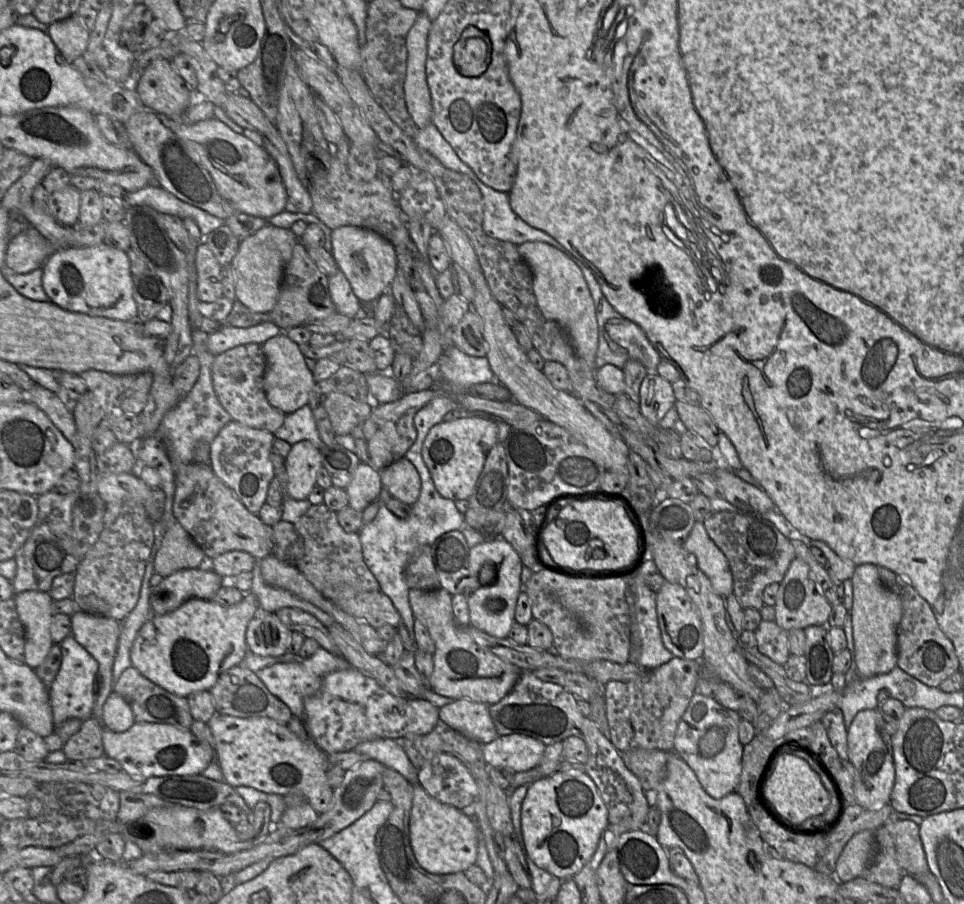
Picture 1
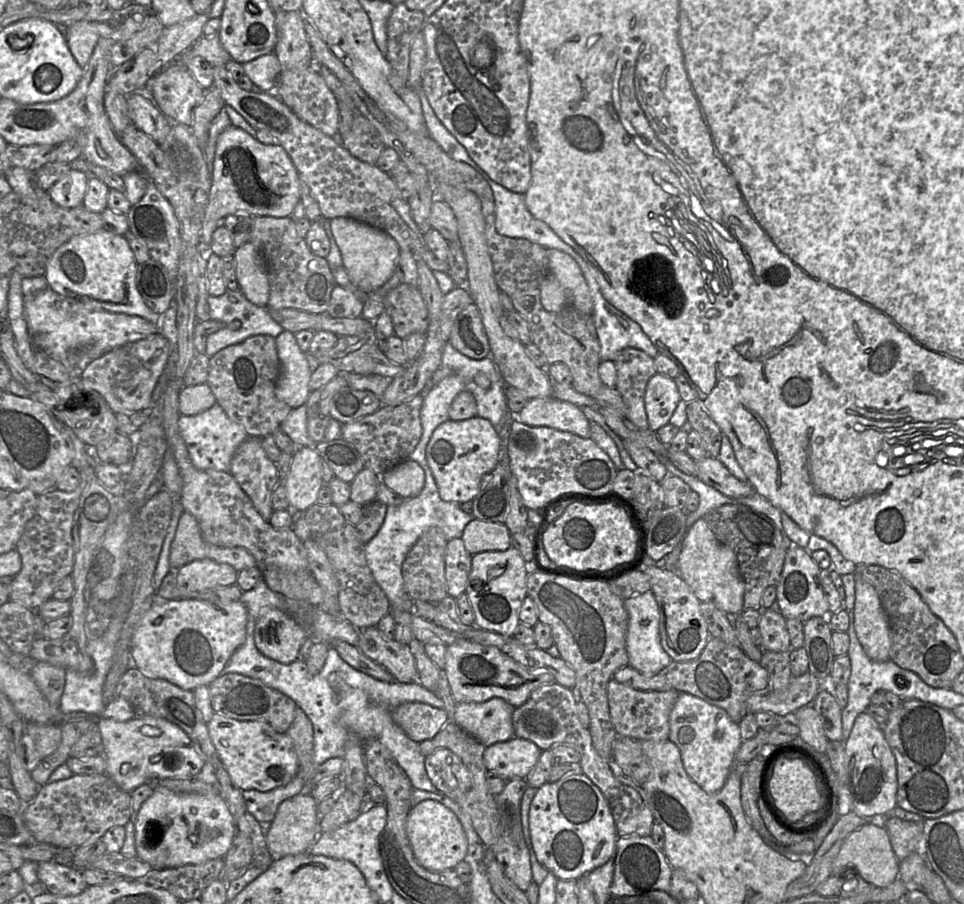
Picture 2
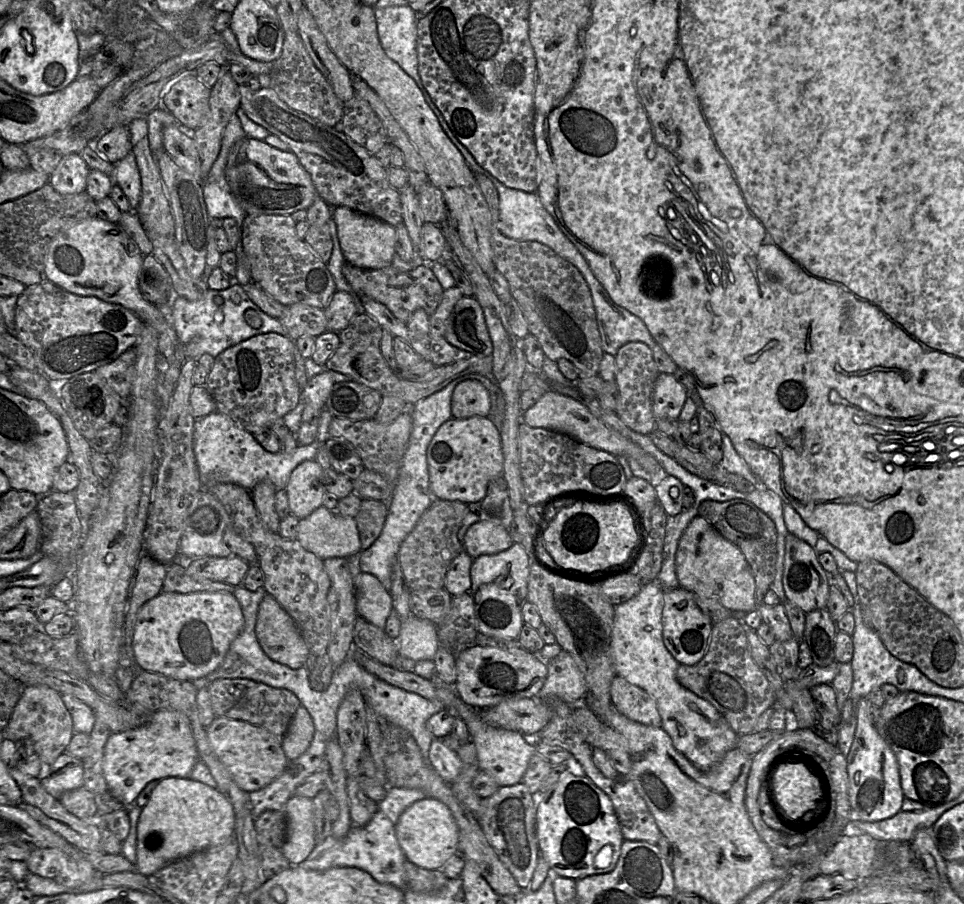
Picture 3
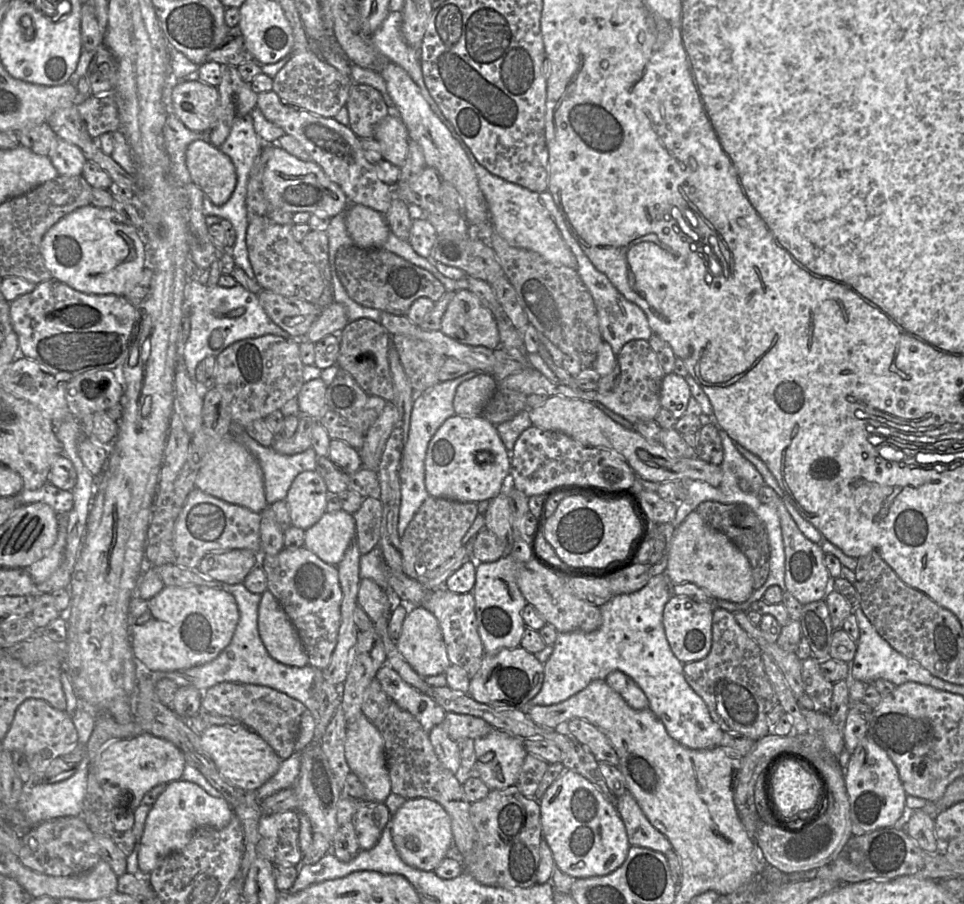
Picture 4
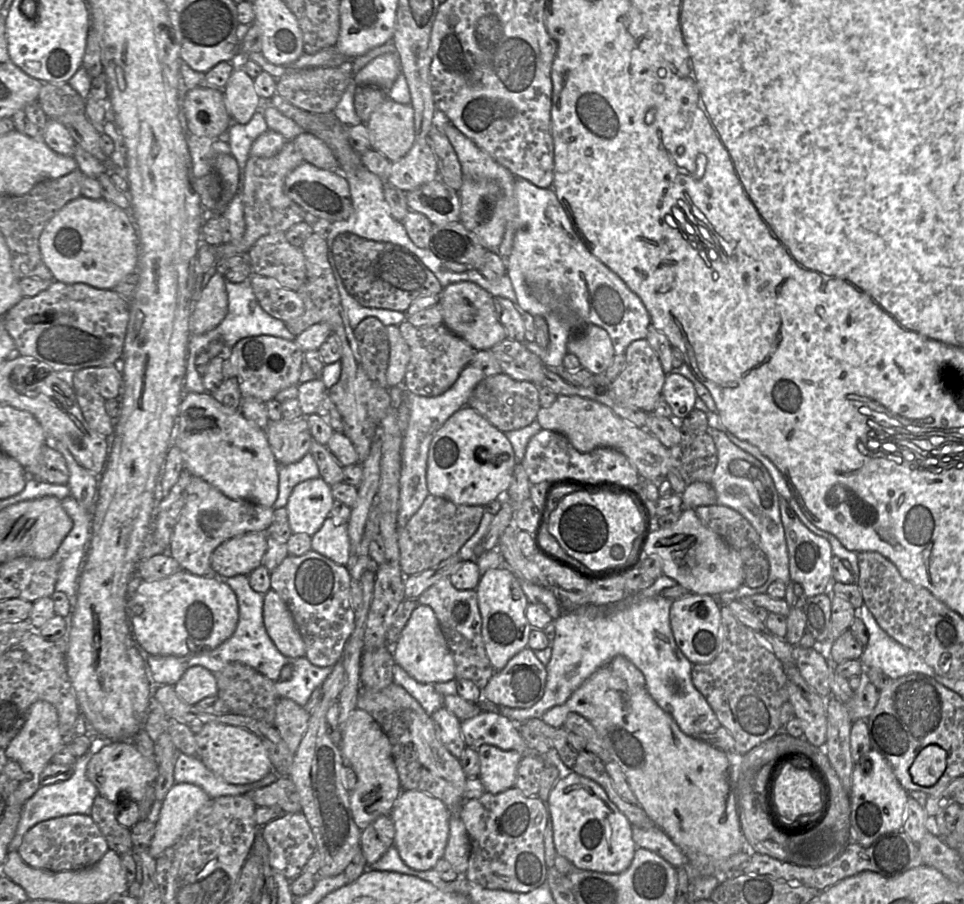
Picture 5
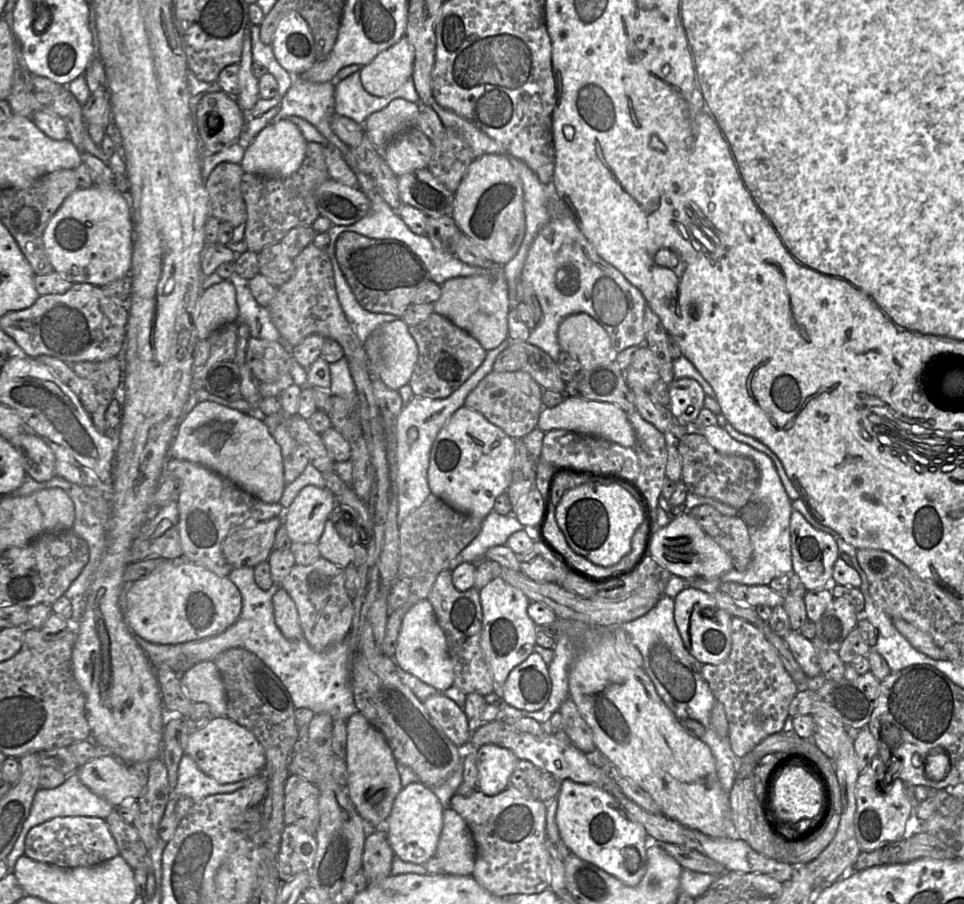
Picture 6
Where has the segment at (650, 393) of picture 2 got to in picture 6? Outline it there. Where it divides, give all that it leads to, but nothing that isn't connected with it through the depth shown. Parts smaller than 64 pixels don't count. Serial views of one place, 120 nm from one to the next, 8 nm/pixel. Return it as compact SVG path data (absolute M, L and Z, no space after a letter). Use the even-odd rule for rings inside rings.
M675 378L668 391L672 415L680 423L693 427L701 409L704 408L706 394L701 385L692 378Z

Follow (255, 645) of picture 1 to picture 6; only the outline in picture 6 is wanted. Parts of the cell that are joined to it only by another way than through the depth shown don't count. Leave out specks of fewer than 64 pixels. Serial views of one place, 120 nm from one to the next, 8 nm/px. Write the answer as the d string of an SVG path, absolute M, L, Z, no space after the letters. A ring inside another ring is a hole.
M277 587L272 602L275 622L283 636L290 641L303 637L296 604L287 591Z

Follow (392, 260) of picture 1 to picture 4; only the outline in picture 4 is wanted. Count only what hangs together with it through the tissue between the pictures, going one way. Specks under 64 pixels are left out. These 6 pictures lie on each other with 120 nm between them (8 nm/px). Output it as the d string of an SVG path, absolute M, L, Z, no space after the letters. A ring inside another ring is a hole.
M360 204L346 208L345 223L353 244L365 249L383 247L391 232L385 215Z

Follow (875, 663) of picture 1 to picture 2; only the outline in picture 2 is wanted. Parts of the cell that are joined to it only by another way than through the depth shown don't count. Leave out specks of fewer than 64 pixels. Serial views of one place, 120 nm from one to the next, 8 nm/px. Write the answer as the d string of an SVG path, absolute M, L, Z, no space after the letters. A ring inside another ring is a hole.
M855 576L854 628L865 653L874 661L890 659L888 616L876 589Z

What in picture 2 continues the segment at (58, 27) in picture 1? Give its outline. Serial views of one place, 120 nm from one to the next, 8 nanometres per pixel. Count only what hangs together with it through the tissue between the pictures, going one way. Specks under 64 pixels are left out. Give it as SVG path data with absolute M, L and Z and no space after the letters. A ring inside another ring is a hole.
M76 21L65 28L65 38L76 62L84 69L89 62L99 35L90 30L87 22Z

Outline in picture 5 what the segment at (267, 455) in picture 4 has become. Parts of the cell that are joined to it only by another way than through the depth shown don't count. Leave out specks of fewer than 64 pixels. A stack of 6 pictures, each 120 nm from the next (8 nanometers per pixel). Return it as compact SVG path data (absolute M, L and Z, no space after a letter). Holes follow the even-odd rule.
M310 452L296 463L279 465L278 473L278 497L274 508L287 506L288 499L297 484L320 477L318 465Z

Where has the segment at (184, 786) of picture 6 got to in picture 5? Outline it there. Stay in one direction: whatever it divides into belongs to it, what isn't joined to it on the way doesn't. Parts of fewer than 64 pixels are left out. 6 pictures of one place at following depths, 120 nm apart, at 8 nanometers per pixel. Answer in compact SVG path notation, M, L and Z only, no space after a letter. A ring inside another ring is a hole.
M180 753L174 769L174 781L190 783L201 787L210 798L221 796L234 796L270 785L278 779L279 775L272 771L261 780L251 784L230 784L218 777L212 770L204 765L197 756L188 756Z

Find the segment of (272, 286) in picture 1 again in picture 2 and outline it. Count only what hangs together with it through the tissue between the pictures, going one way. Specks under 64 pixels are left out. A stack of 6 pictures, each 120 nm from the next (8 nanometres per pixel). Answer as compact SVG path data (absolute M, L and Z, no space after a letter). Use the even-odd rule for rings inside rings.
M251 241L236 249L234 257L239 289L253 304L267 307L270 287L265 261Z

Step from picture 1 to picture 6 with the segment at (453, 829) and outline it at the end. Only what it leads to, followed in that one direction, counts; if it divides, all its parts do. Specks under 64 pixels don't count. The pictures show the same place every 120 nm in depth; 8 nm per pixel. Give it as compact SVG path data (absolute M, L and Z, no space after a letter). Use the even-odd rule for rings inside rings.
M416 782L404 787L395 798L391 813L385 824L387 838L396 856L405 862L425 865L436 856L443 829L445 808L431 788Z

